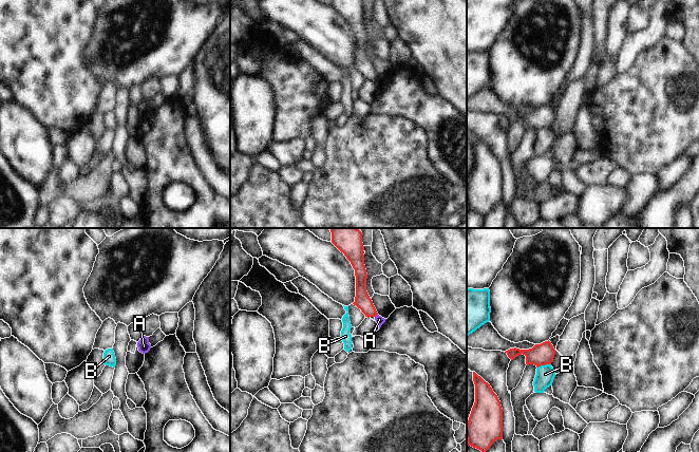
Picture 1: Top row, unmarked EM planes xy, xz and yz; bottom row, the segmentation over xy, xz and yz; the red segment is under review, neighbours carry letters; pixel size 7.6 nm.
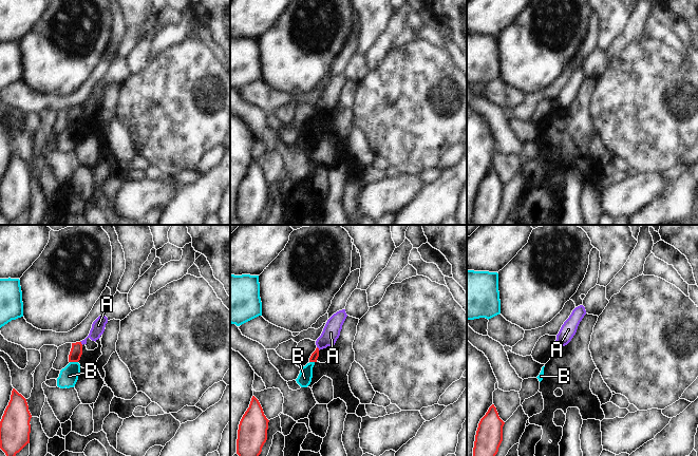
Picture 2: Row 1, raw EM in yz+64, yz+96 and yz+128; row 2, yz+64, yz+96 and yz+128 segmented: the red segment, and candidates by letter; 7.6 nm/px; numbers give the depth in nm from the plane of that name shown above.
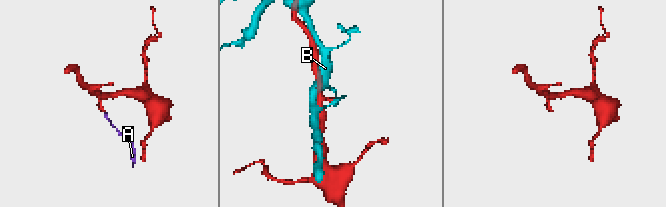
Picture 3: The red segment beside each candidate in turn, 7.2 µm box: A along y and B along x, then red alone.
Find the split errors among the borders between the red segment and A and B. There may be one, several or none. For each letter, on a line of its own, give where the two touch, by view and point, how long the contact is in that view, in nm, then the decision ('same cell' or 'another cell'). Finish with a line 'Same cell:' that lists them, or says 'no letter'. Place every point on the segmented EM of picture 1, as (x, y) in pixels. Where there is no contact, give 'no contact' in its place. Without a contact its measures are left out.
A: contact xz (376, 315); length 40 nm; another cell
B: contact yz (544, 364); length 110 nm; another cell
Same cell: no letter

